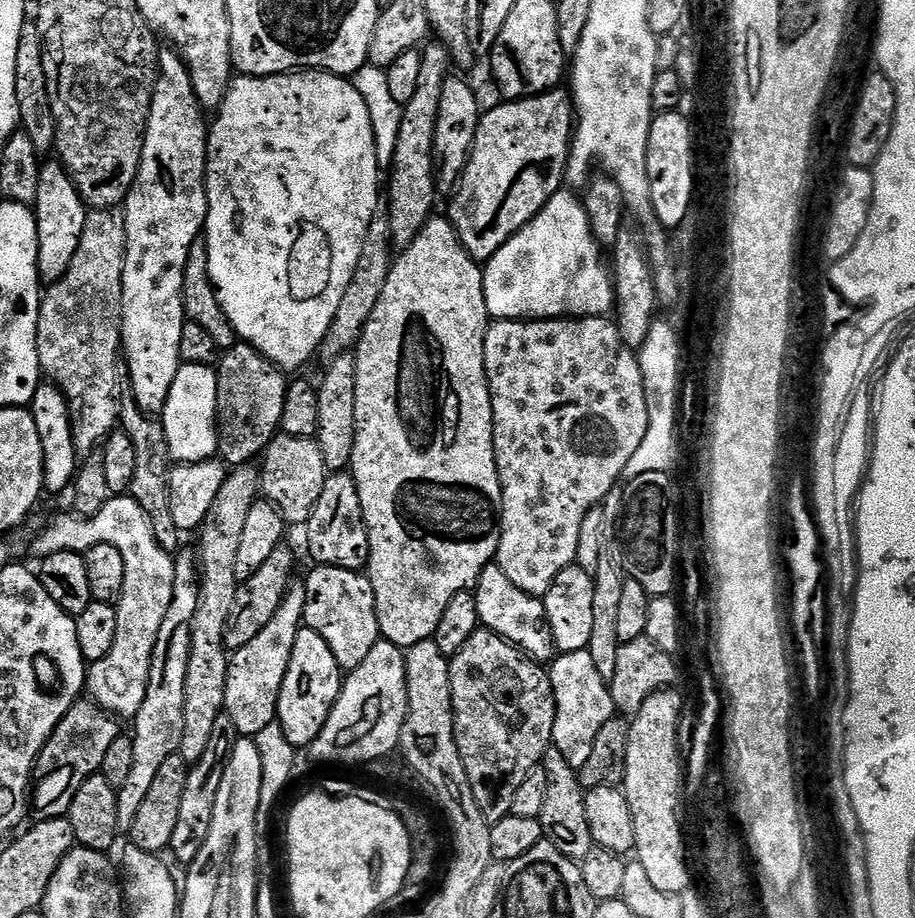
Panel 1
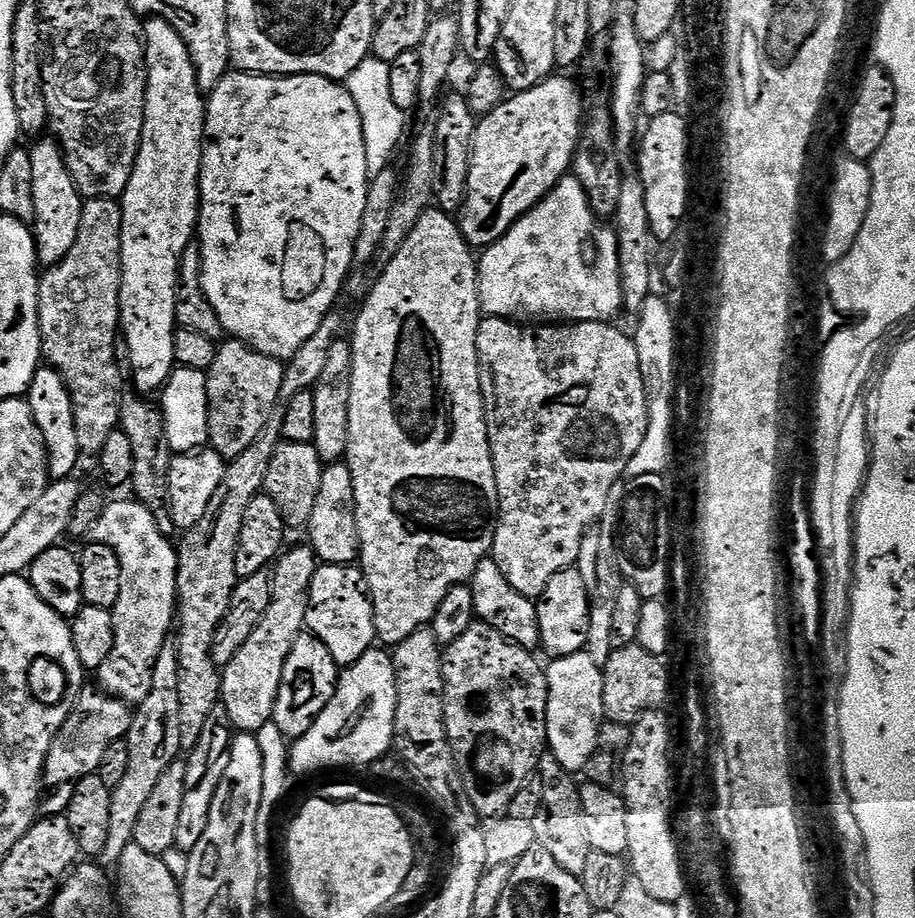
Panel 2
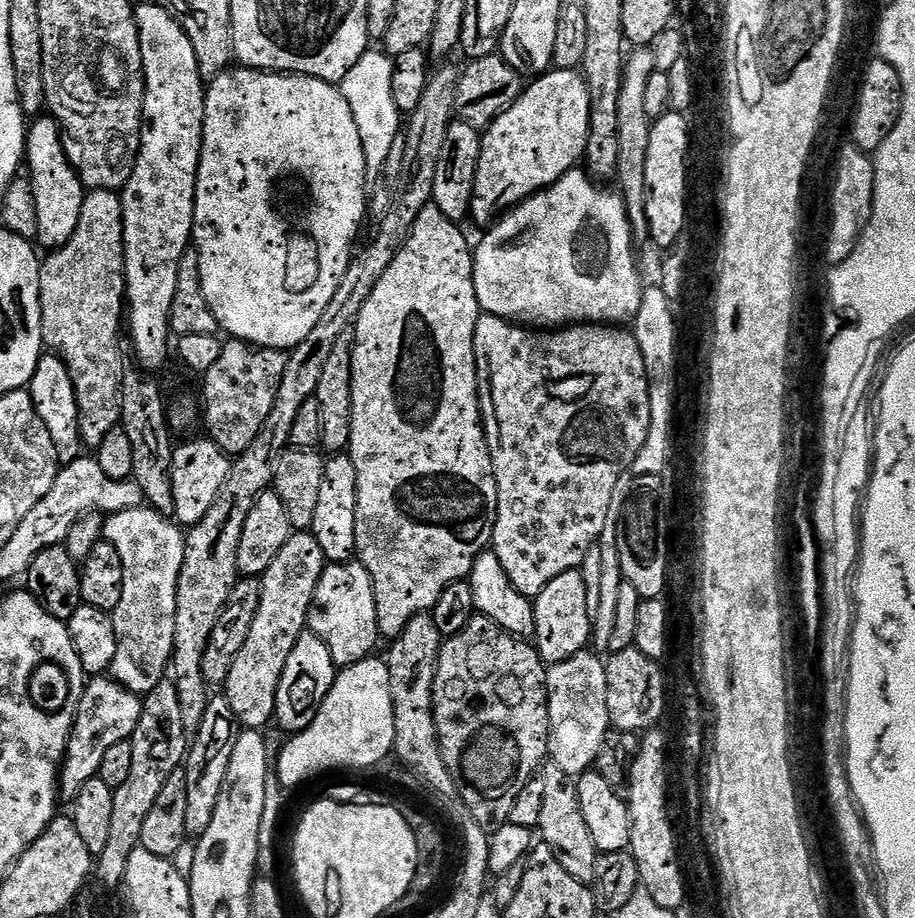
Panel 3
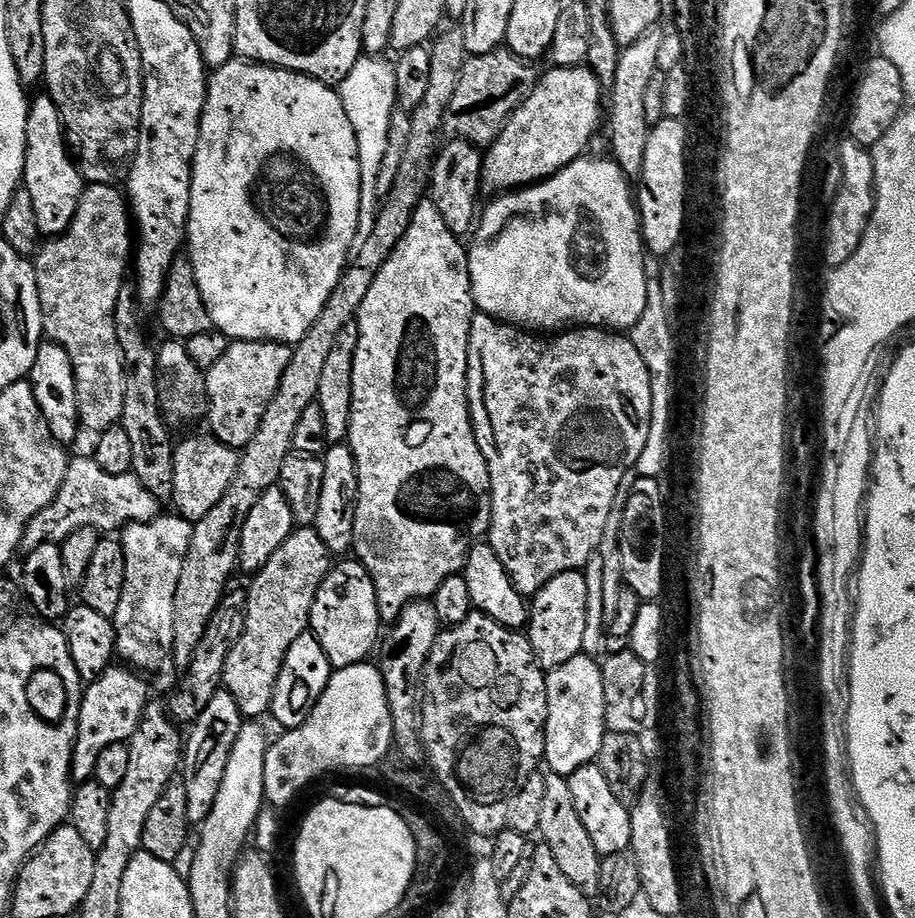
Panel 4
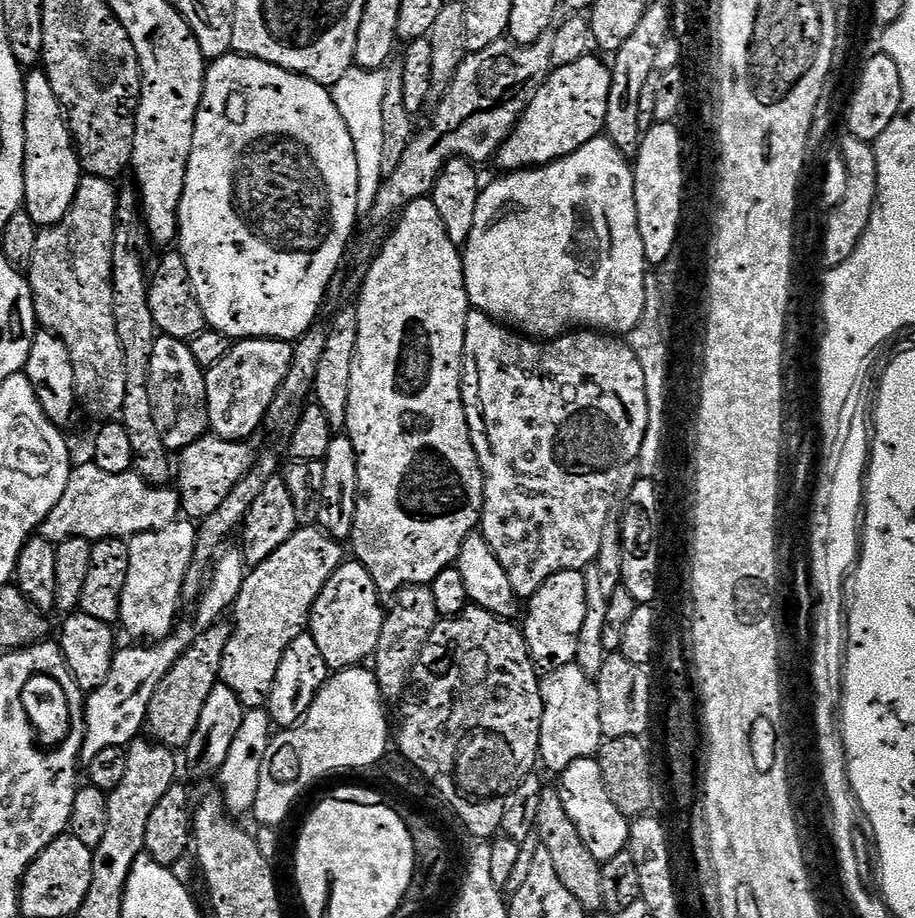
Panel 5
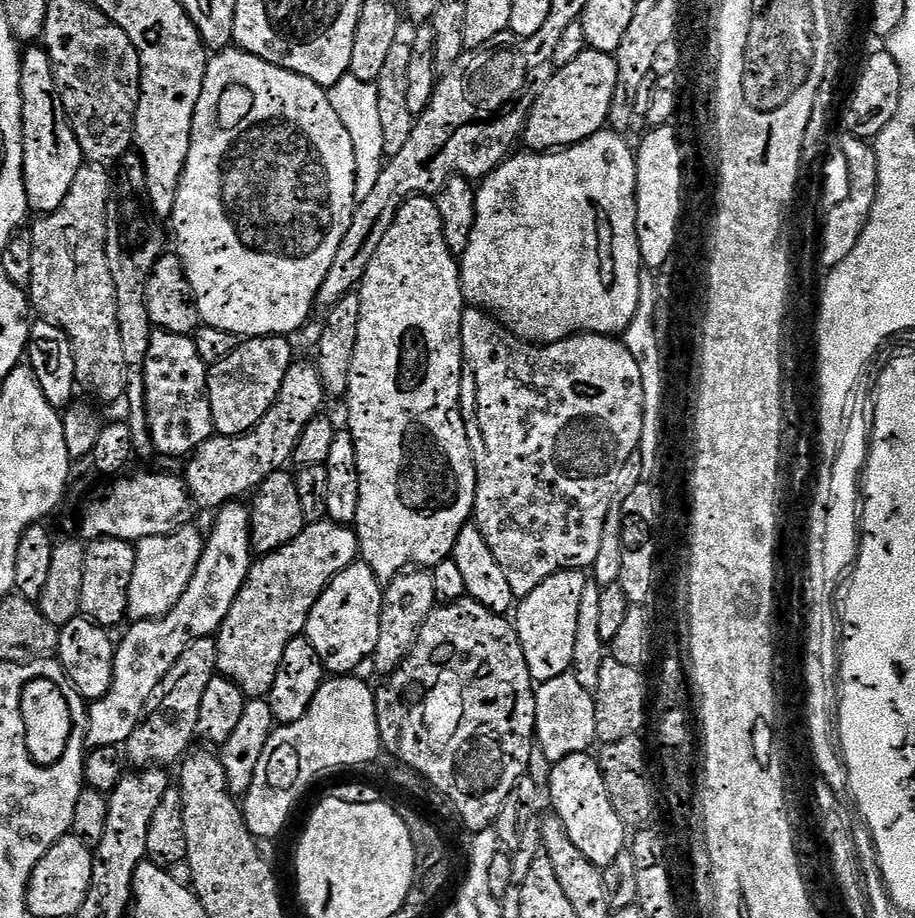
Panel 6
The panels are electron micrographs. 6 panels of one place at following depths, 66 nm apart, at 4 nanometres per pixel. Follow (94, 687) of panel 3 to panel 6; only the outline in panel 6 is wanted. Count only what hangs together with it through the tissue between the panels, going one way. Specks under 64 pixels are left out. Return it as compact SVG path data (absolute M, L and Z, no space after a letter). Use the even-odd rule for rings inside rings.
M233 502L224 505L215 513L216 525L206 536L204 553L196 567L196 573L190 578L188 588L178 598L178 602L173 608L159 620L138 620L131 626L132 629L124 636L124 641L116 644L116 657L114 658L114 678L110 690L101 700L91 701L88 709L88 742L89 749L105 748L106 746L127 745L129 738L134 734L136 727L146 715L146 709L152 703L154 690L170 674L174 662L182 658L186 646L190 646L196 640L201 640L207 636L215 637L224 624L226 614L230 614L230 606L238 598L246 578L250 574L254 563L254 553L252 550L252 514L243 503Z

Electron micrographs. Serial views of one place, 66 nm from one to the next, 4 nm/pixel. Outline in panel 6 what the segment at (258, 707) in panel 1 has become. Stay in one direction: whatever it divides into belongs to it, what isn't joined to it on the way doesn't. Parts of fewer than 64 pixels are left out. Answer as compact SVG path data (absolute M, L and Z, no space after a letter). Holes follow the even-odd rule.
M325 518L309 523L286 546L253 563L250 574L230 614L215 637L218 650L216 671L233 680L248 698L264 698L278 678L286 646L307 629L310 610L326 586L342 570L357 563L360 544L349 525L333 524Z

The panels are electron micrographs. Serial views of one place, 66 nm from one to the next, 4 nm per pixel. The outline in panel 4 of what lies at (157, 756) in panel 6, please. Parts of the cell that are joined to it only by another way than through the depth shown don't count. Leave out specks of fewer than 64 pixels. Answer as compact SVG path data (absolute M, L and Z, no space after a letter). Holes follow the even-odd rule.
M229 591L224 597L224 603L214 614L214 618L210 618L210 626L206 626L206 634L202 634L202 642L198 642L198 650L194 650L194 658L186 670L185 676L188 677L185 678L184 685L181 686L180 692L173 694L172 701L169 699L166 704L177 725L188 726L195 722L202 714L202 710L206 710L210 698L214 698L214 694L221 691L226 658L230 658L230 650L234 650L234 642L242 638L244 607L247 602L247 591Z

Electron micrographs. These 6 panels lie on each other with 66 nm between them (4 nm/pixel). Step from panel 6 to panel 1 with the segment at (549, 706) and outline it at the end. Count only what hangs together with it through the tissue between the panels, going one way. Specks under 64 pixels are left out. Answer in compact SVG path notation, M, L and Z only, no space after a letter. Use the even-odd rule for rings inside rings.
M587 649L561 653L553 659L548 673L556 706L552 744L578 770L590 758L599 730L615 717L613 698Z

